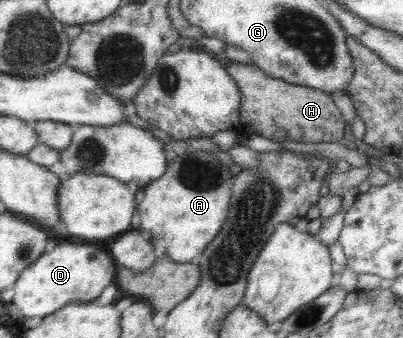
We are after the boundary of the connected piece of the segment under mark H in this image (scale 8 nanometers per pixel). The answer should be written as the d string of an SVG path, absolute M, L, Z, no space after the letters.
M224 61L231 78L235 80L241 91L240 124L247 128L259 128L255 132L269 136L275 140L295 140L295 142L342 142L344 127L346 126L341 111L333 103L330 93L314 88L287 84L283 80L275 80L267 76L259 67L251 64L241 64Z

